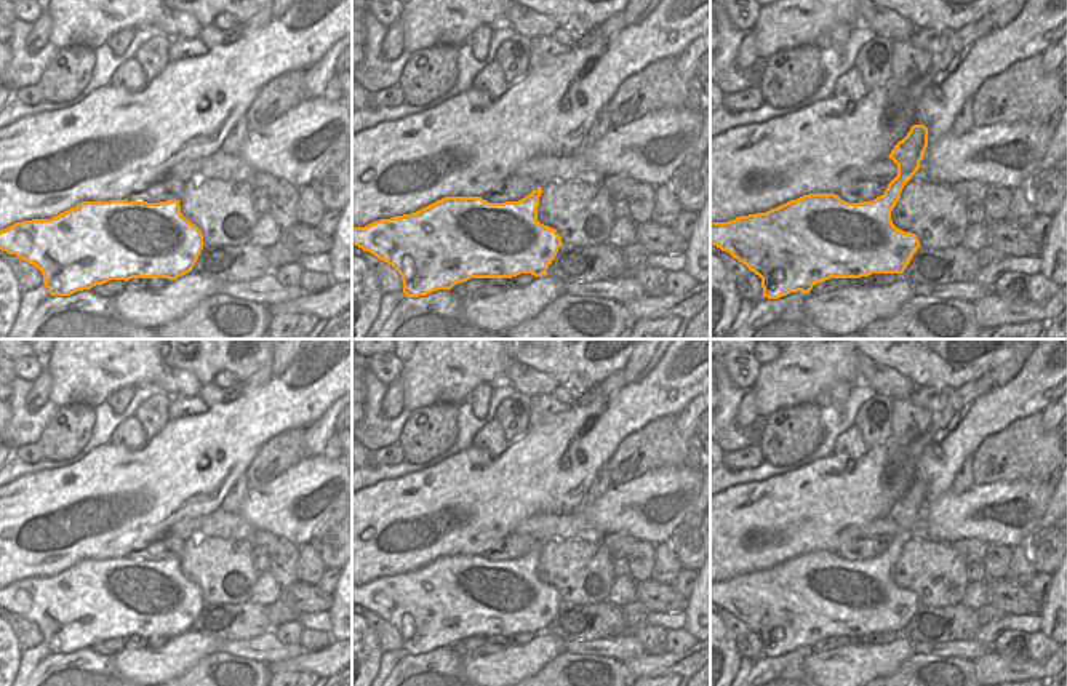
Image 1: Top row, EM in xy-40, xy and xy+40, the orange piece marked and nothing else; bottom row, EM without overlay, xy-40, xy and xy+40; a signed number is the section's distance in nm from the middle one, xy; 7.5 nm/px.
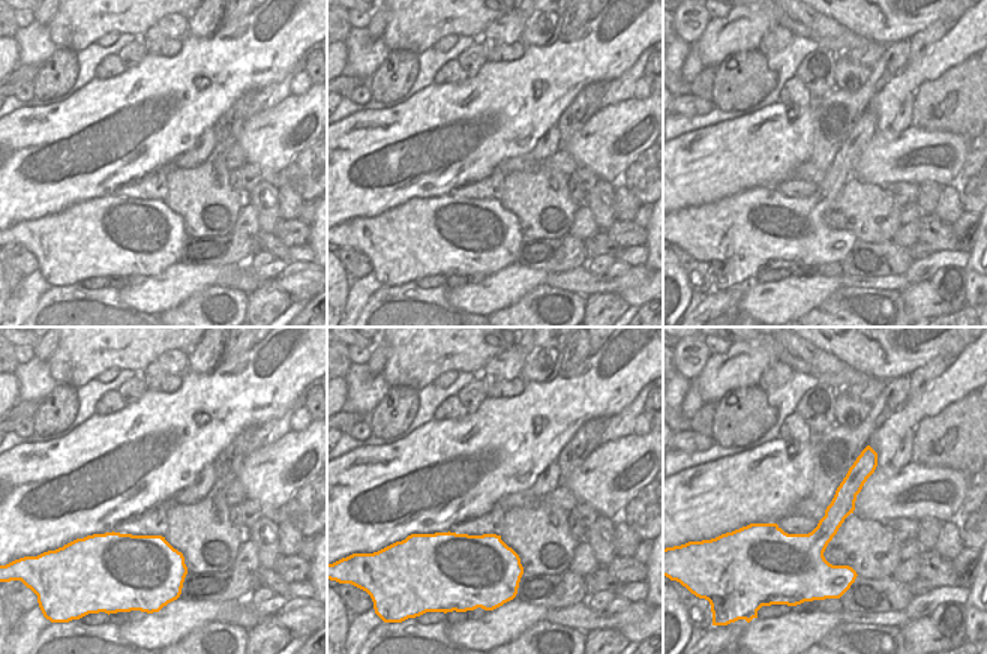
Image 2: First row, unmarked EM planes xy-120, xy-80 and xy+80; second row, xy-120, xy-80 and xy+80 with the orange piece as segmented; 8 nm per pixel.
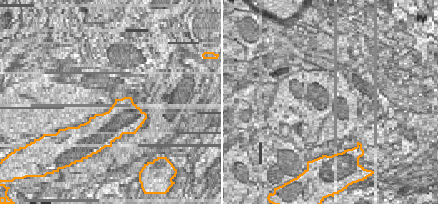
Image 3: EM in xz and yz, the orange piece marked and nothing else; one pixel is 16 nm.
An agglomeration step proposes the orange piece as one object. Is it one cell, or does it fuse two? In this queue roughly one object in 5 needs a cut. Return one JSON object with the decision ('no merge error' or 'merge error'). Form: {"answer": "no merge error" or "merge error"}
{"answer": "no merge error"}

